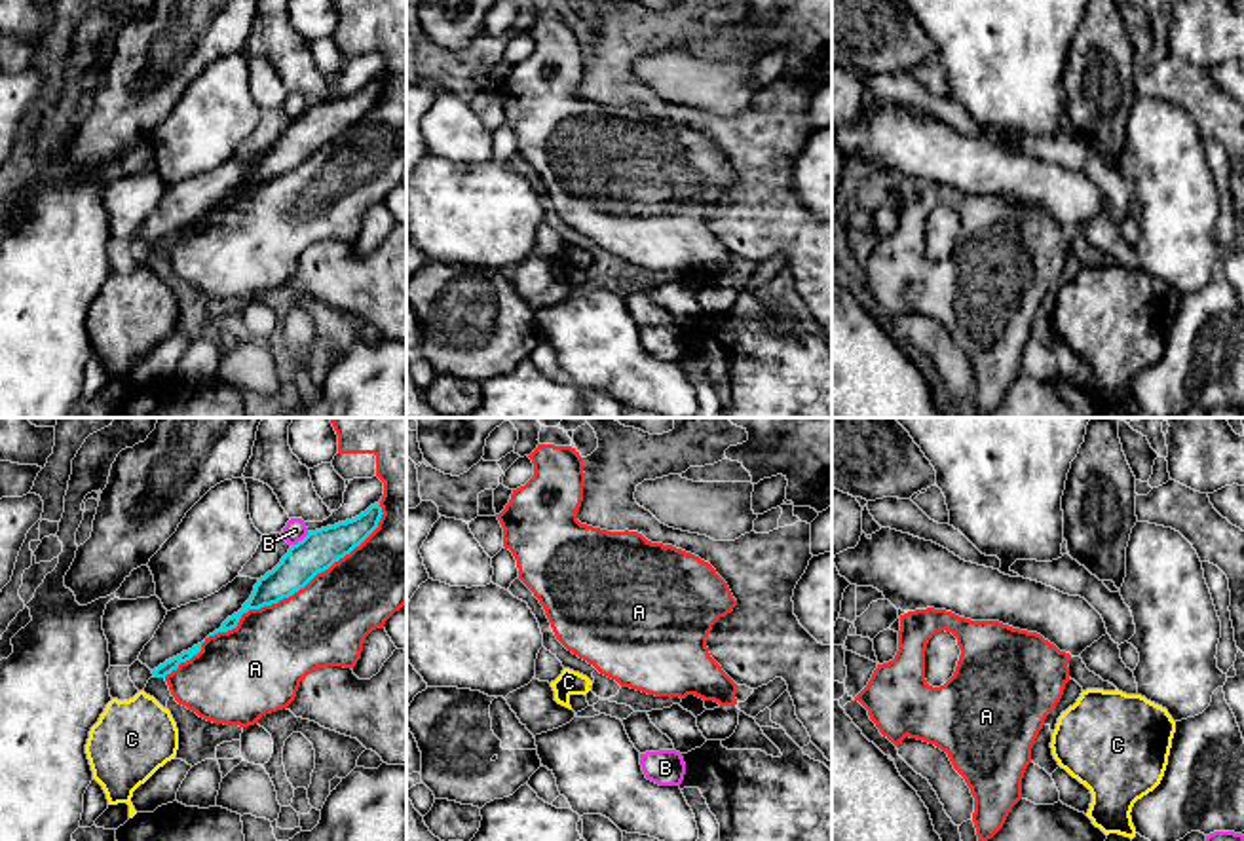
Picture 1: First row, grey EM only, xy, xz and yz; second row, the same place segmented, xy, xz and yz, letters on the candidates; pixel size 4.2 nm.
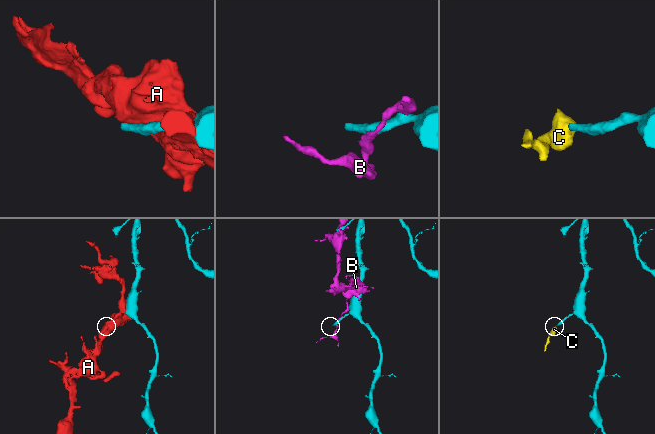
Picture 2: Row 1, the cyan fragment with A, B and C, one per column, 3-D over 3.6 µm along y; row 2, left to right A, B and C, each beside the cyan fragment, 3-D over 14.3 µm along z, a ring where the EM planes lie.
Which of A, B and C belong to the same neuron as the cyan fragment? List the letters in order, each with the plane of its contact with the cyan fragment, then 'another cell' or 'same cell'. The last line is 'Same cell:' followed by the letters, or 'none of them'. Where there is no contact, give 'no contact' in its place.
A: meets cyan in xy; another cell
B: meets cyan in xy; another cell
C: meets cyan in xz; same cell
Same cell: C

